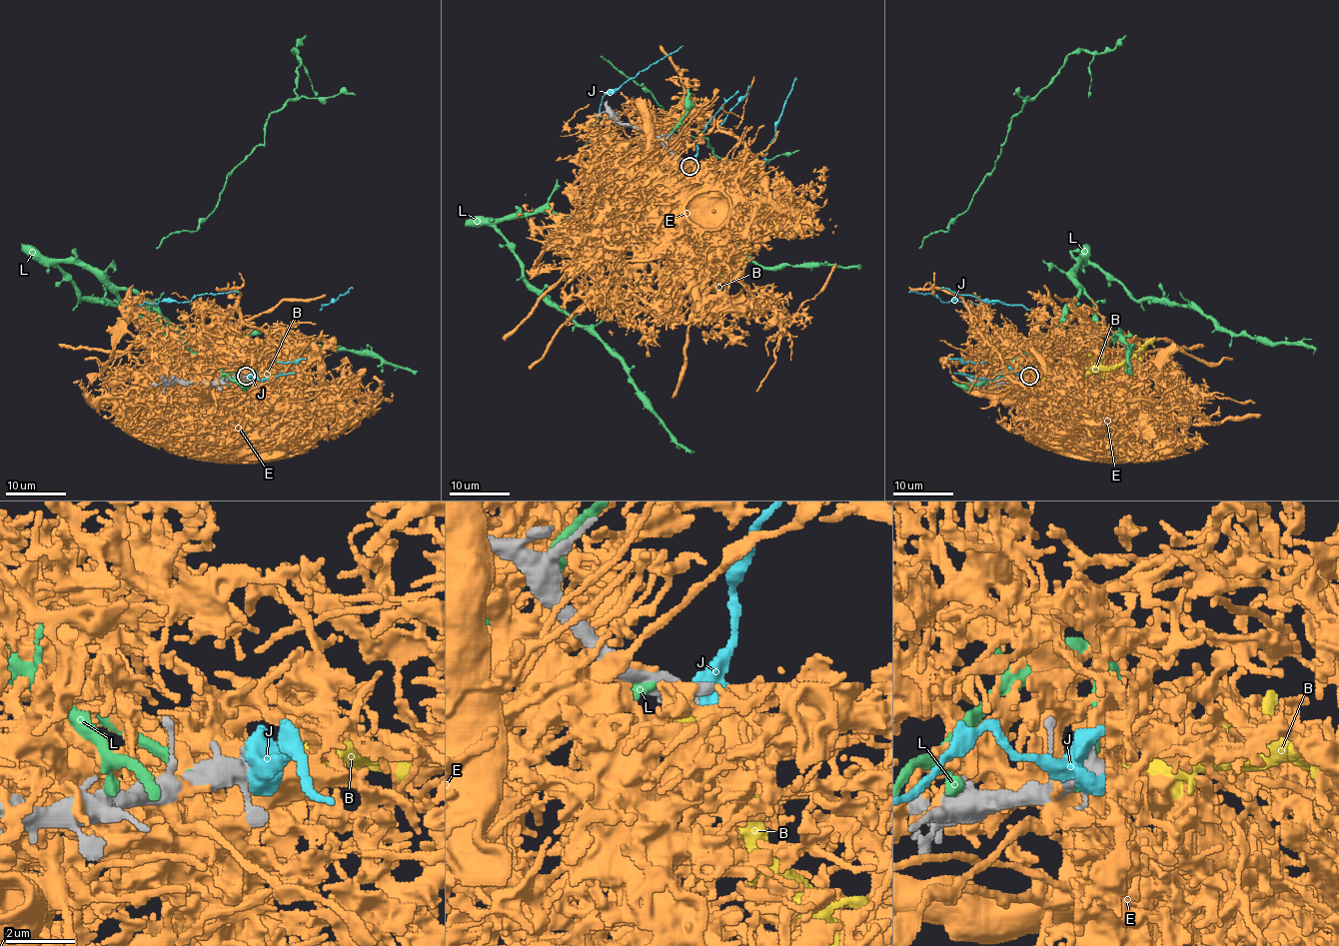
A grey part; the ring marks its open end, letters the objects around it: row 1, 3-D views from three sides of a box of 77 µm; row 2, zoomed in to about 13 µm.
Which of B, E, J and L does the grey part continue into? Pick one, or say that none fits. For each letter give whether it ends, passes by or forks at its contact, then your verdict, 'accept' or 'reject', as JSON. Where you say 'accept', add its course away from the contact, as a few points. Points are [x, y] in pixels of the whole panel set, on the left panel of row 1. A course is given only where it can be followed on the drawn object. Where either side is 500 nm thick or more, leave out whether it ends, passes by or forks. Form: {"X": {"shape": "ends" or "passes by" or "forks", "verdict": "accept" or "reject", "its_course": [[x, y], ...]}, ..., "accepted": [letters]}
{"B": {"shape": "ends", "verdict": "accept"}, "E": {"shape": "forks", "verdict": "reject"}, "J": {"verdict": "reject"}, "L": {"shape": "ends", "verdict": "reject"}, "accepted": ["B"]}

